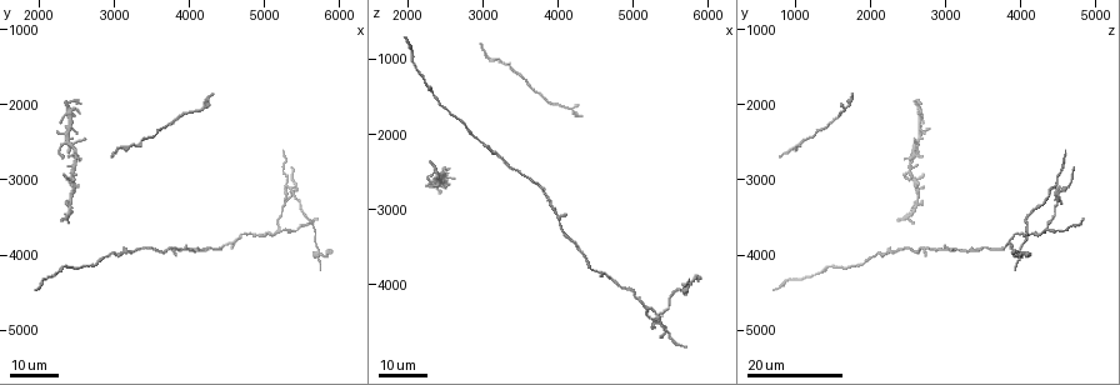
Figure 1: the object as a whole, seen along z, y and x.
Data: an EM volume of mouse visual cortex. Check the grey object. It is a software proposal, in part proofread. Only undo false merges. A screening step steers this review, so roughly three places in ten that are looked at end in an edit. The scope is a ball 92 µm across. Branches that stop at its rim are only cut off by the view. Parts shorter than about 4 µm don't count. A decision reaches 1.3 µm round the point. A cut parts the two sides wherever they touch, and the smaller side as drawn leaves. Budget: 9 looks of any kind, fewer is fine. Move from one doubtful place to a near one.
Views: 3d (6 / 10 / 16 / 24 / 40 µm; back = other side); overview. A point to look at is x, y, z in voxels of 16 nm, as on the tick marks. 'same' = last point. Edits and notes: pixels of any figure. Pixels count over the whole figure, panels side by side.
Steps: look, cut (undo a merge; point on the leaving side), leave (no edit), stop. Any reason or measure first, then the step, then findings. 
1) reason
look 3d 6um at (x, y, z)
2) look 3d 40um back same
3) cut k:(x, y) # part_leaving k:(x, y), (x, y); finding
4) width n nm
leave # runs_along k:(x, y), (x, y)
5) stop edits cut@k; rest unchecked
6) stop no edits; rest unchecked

look 3d 16um at (2500, 2700, 2550)

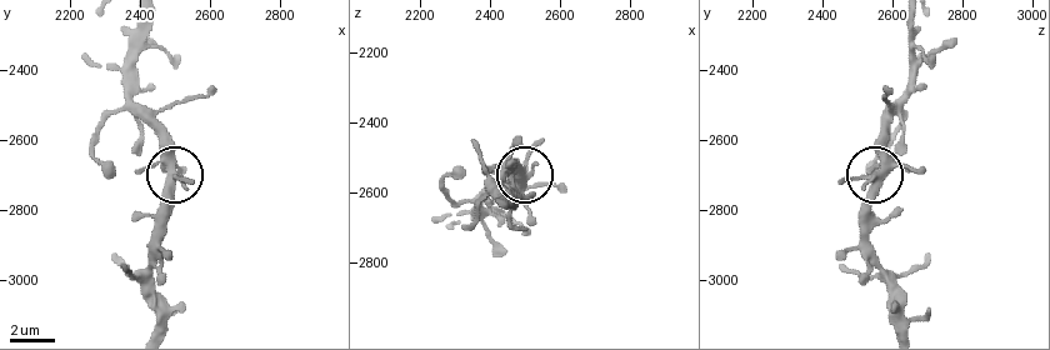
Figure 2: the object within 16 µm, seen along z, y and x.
zoom in
look 3d 10um at (2510, 2710, 2510)

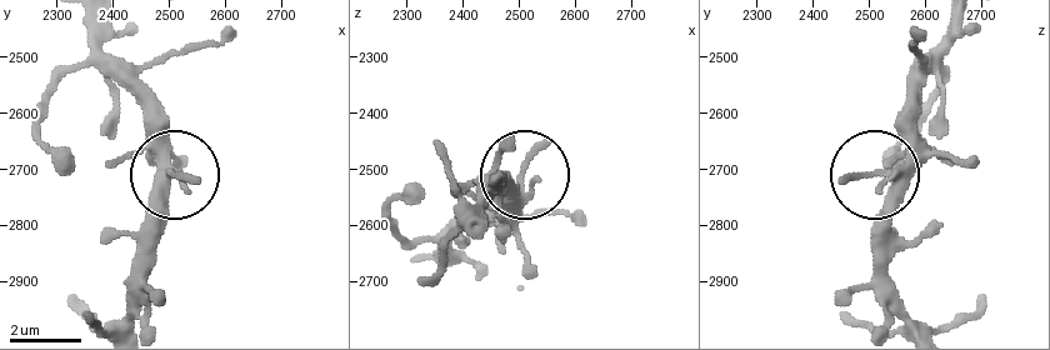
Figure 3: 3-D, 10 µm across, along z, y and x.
leave # one neuron here

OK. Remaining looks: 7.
sudden change in width
look 3d 24um at (2300, 4100, 1450)

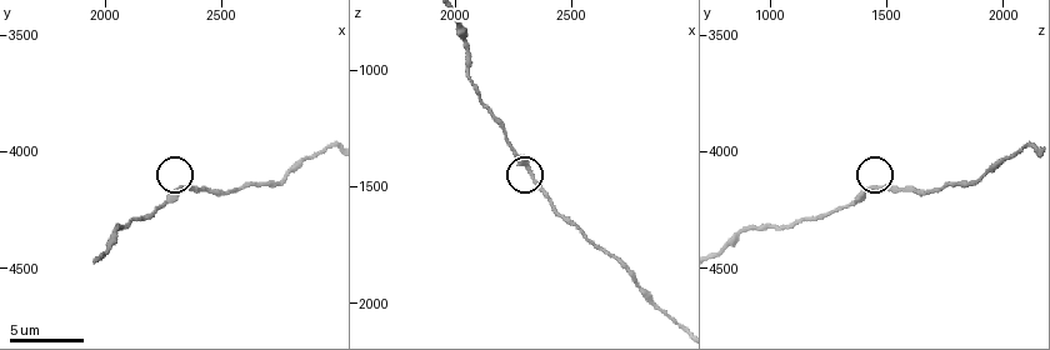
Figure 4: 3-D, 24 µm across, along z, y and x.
closer look
look 3d 6um at (2340, 4150, 1450)

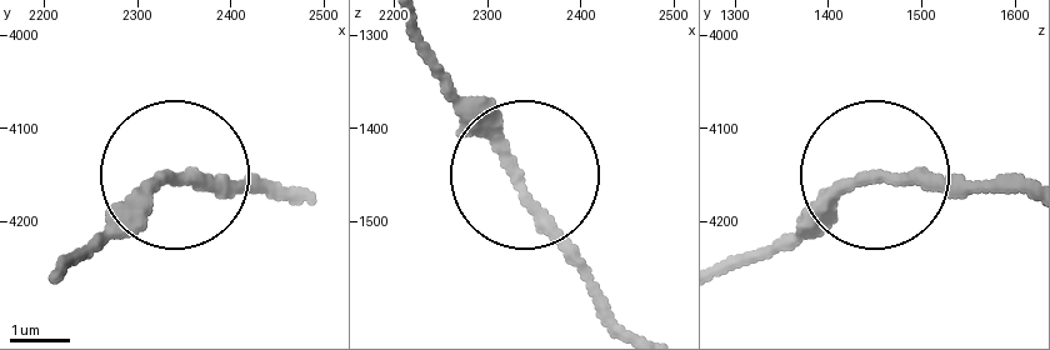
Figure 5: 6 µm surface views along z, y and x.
leave # one neuron here

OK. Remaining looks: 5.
side arm on a straight run
look 3d 16um at (2400, 3400, 2600)

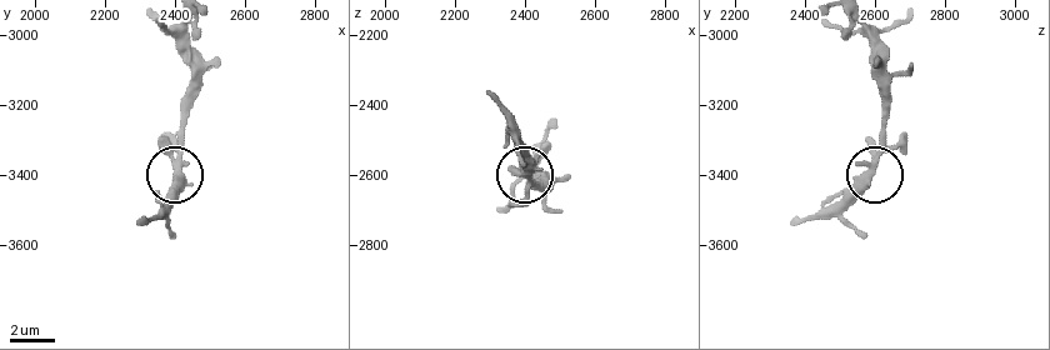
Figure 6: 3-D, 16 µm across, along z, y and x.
look 3d 10um at (2400, 3370, 2590)

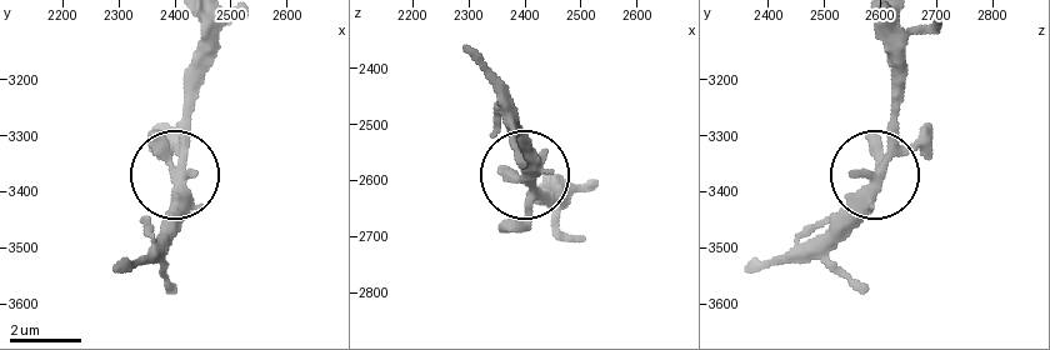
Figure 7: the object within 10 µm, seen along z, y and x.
arms 3
leave # all the same neuron

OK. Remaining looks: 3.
thick turns thin
look 3d 24um at (4650, 3800, 3800)

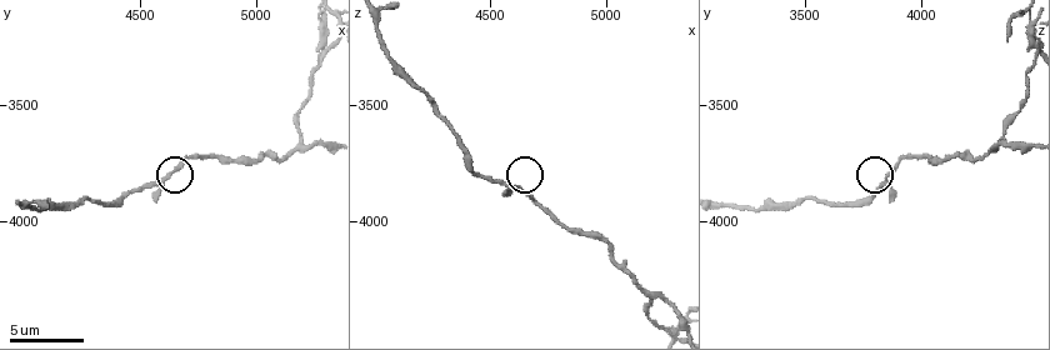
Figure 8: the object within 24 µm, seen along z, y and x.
look 3d 6um at (4600, 3820, 3850)

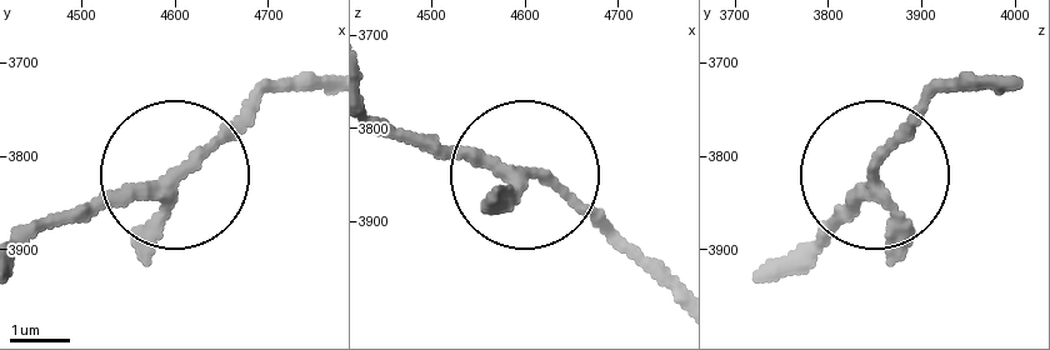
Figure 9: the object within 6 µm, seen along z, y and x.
leave # runs_along 9:(31, 238), (150, 198), (265, 88); one neuron here

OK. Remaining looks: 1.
stop no edits; rest unchecked

